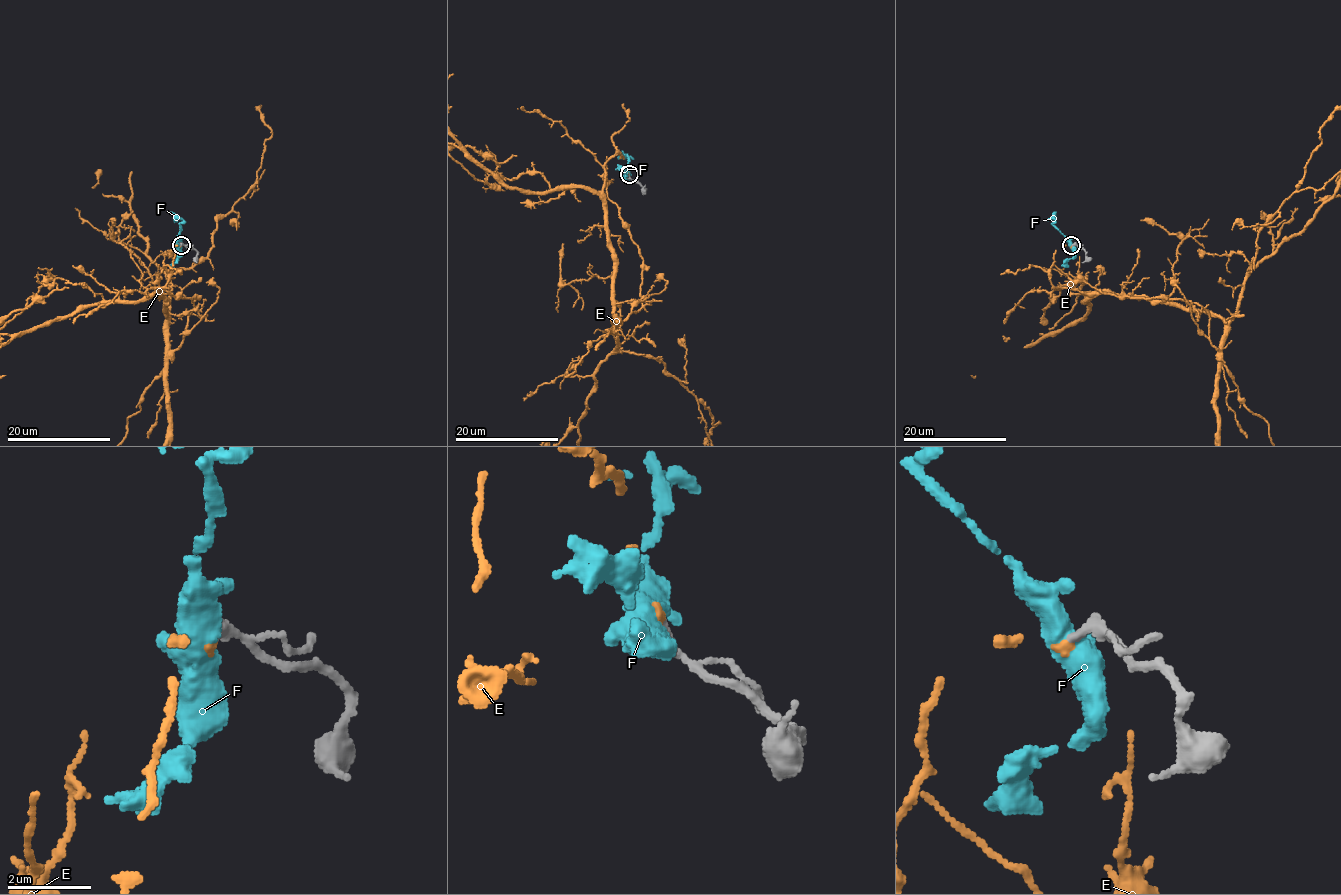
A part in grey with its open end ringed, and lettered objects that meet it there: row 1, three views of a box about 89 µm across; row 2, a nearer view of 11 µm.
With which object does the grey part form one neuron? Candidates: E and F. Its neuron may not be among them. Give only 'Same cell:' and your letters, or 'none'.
Same cell: E

